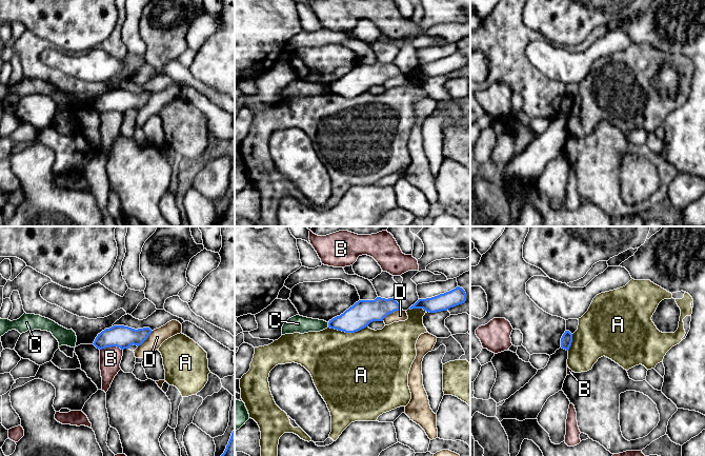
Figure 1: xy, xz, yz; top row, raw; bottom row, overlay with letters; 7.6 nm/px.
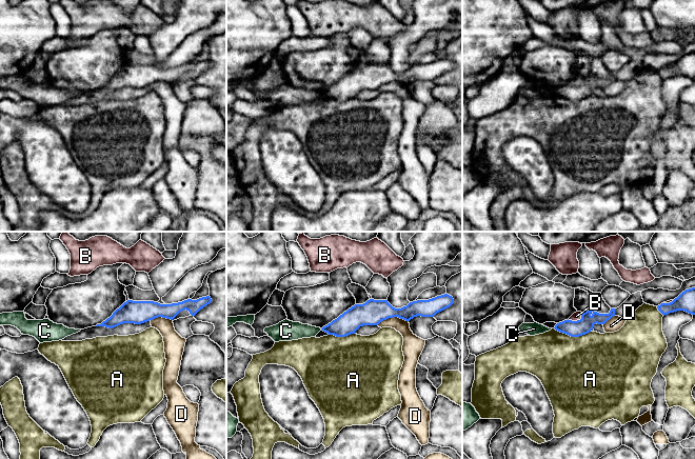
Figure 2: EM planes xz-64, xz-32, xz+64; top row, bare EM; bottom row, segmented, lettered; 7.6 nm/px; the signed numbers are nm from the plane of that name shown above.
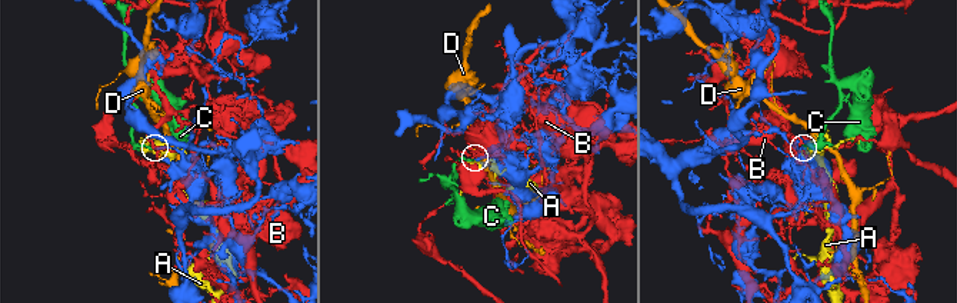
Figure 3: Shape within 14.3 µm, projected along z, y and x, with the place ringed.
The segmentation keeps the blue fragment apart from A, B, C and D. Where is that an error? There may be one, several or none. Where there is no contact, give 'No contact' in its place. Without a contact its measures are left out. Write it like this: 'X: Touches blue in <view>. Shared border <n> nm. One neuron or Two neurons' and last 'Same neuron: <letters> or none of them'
A: Touches blue in xz. Shared border 300 nm. Two neurons
B: Touches blue in xy. Shared border 180 nm. Two neurons
C: Touches blue in xz. Shared border 40 nm. Two neurons
D: Touches blue in xz. Shared border 180 nm. Two neurons
Same neuron: none of them

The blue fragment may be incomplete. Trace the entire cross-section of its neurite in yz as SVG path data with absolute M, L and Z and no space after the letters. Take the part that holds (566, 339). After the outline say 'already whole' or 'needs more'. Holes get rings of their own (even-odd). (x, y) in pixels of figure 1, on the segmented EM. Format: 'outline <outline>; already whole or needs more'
outline M565 331L561 338L561 348L568 351L572 342L572 334L569 331Z; already whole

